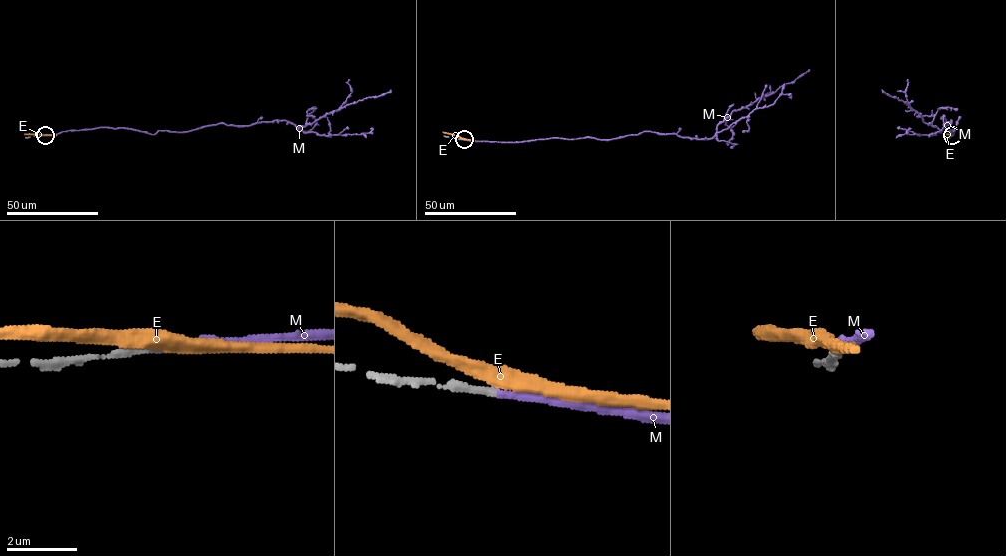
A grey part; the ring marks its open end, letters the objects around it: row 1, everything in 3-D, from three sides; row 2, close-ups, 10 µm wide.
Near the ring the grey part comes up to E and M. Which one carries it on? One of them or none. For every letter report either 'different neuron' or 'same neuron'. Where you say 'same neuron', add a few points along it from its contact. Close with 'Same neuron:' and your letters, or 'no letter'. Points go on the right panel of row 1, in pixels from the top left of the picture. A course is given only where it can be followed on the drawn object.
E: different neuron
M: same neuron; course (952, 135), (954, 127), (950, 129), (952, 134), (944, 124), (951, 120), (939, 130), (882, 89)
Same neuron: M

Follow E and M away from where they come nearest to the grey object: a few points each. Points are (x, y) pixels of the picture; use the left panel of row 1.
E: (45, 135), (24, 134)
M: (45, 135), (99, 127), (155, 134), (219, 123), (250, 126), (275, 120), (287, 120), (298, 130), (390, 89)

